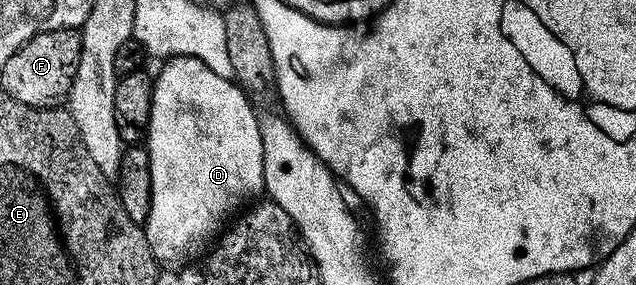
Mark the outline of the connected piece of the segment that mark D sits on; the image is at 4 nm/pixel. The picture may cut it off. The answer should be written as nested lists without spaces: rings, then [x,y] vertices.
[[[195,54],[176,55],[166,60],[160,67],[163,68],[160,69],[159,76],[156,74],[153,79],[151,89],[151,112],[149,113],[149,125],[147,126],[145,136],[145,146],[149,153],[149,173],[151,174],[151,204],[149,205],[149,217],[145,224],[145,230],[147,240],[149,241],[149,249],[155,254],[156,260],[163,262],[164,259],[164,261],[167,262],[164,264],[175,265],[180,261],[194,260],[191,258],[193,258],[199,250],[202,252],[204,248],[224,230],[228,220],[230,220],[244,204],[254,200],[256,198],[256,196],[254,197],[255,194],[260,194],[260,192],[263,191],[263,150],[261,149],[259,115],[257,111],[251,108],[249,101],[251,99],[249,98],[248,92],[240,87],[237,82],[221,77],[217,73],[213,73],[213,69],[209,69],[209,65],[205,65],[205,61],[198,59]]]

